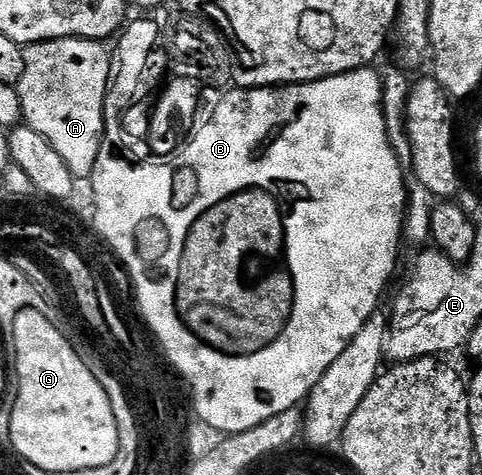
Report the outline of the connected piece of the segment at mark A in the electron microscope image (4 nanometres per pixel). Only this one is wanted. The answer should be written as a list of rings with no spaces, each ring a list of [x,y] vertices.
[[[59,37],[53,41],[37,41],[35,45],[24,49],[26,71],[22,71],[19,83],[20,102],[26,125],[45,137],[58,151],[69,171],[76,179],[91,178],[98,151],[105,144],[104,105],[108,101],[108,90],[114,76],[114,57],[104,50],[105,46],[98,41],[85,37]]]

